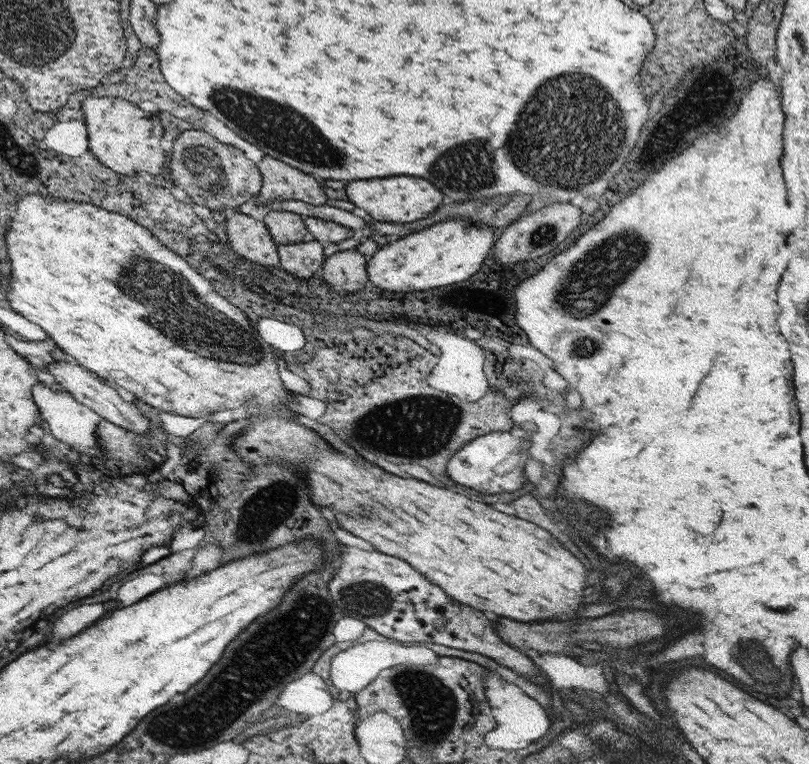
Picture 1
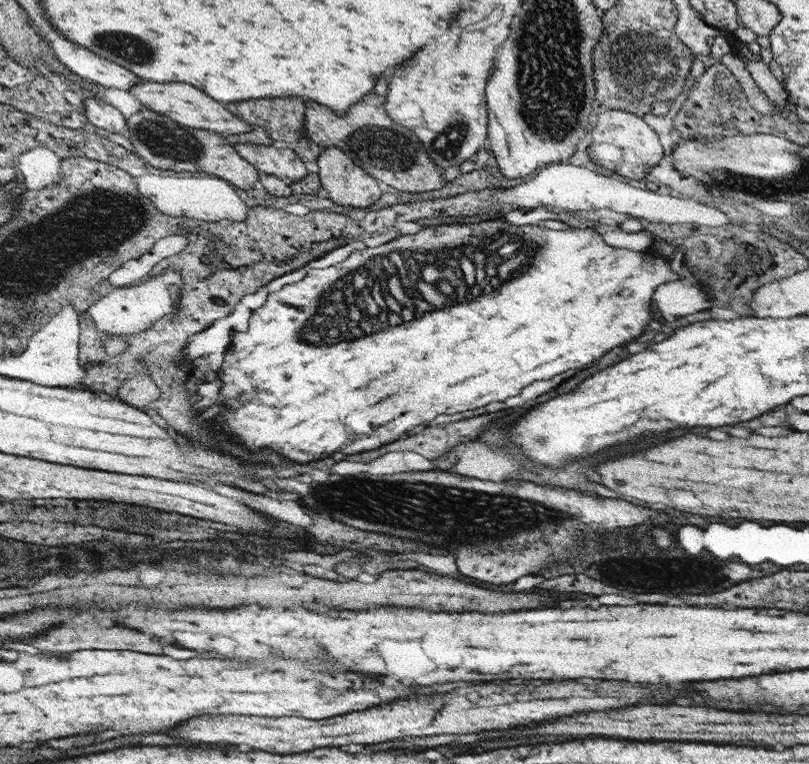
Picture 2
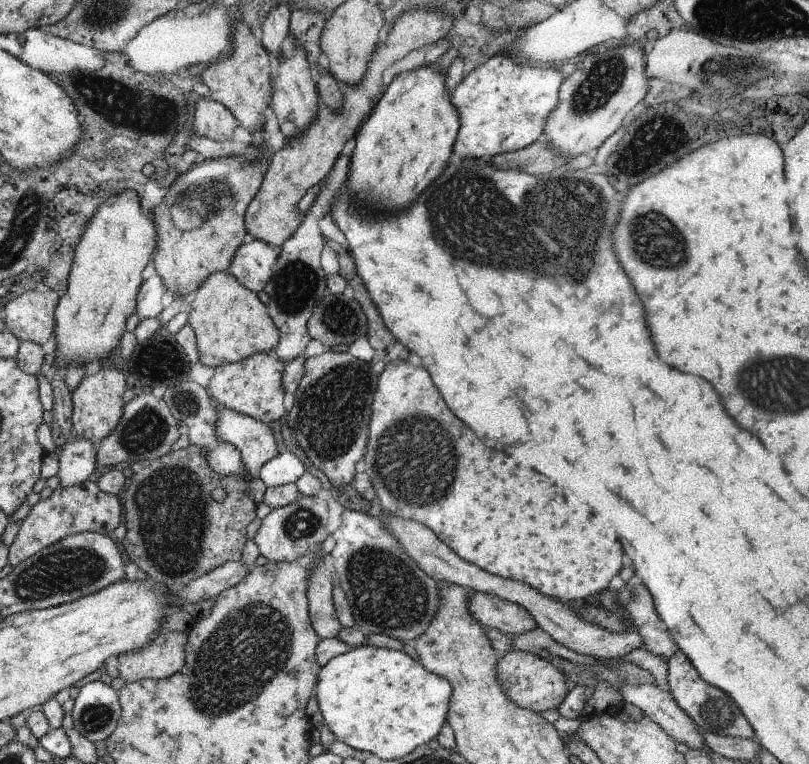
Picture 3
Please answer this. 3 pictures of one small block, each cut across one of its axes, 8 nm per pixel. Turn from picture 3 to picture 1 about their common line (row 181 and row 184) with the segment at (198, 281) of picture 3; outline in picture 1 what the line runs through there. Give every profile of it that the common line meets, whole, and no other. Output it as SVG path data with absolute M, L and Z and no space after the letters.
M189 128L183 130L177 140L173 140L173 156L171 156L171 178L175 180L175 186L185 192L185 196L191 198L191 204L203 204L209 210L223 210L233 208L237 210L243 202L249 202L249 198L255 198L261 188L261 172L253 160L245 156L237 146L223 144L215 136L199 130Z

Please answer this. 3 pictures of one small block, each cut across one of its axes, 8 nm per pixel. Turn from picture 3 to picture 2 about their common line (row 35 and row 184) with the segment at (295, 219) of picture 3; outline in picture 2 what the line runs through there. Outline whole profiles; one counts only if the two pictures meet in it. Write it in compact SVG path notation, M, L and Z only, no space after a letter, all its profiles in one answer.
M369 92L359 102L351 104L345 114L337 114L321 104L307 102L305 106L305 122L303 128L307 130L307 138L311 138L321 150L329 146L341 148L357 166L361 166L367 174L371 174L379 184L393 186L401 192L419 192L427 194L431 190L441 190L447 182L439 172L437 166L421 140L405 126L393 122L389 114L385 114L385 98Z

